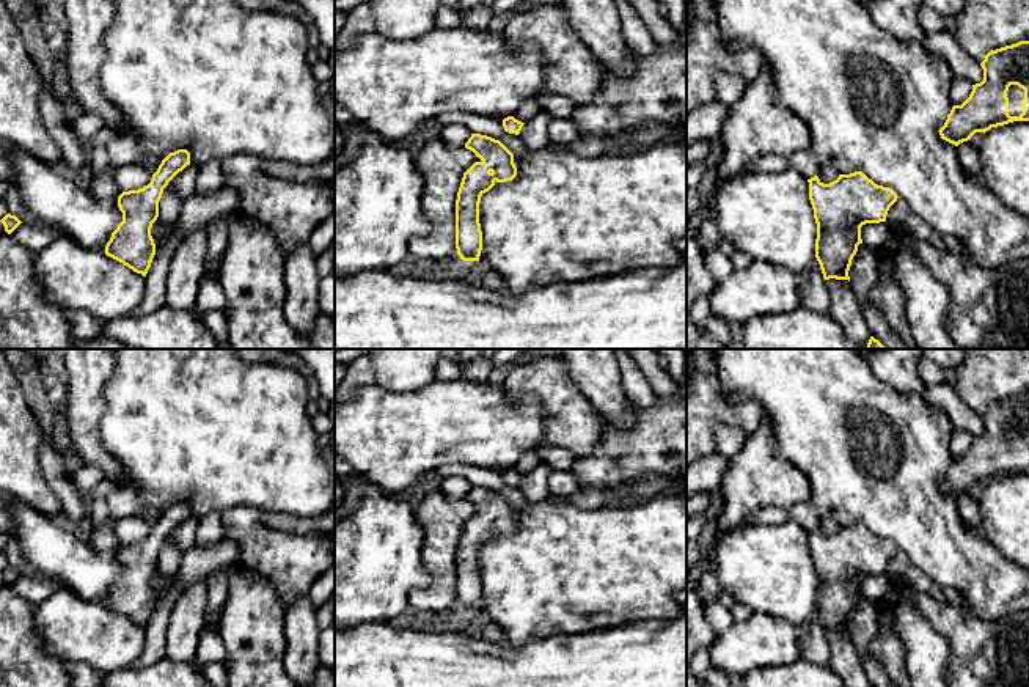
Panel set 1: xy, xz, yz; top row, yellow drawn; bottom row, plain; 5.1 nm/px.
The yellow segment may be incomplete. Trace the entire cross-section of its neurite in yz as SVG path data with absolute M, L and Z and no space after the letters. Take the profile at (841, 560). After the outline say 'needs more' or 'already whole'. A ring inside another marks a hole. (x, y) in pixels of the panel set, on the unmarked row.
M862 524L839 527L829 536L807 531L809 552L817 575L815 610L825 632L848 632L851 612L862 596L861 579L886 574L897 546L875 536Z; already whole

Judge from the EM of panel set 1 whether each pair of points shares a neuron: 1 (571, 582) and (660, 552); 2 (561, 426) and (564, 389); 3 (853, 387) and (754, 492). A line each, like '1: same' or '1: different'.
1: same
2: same
3: different

